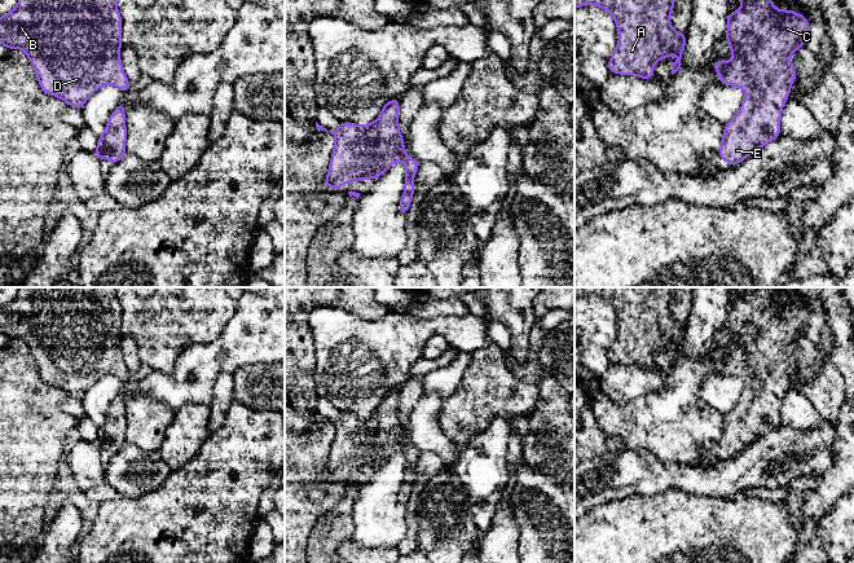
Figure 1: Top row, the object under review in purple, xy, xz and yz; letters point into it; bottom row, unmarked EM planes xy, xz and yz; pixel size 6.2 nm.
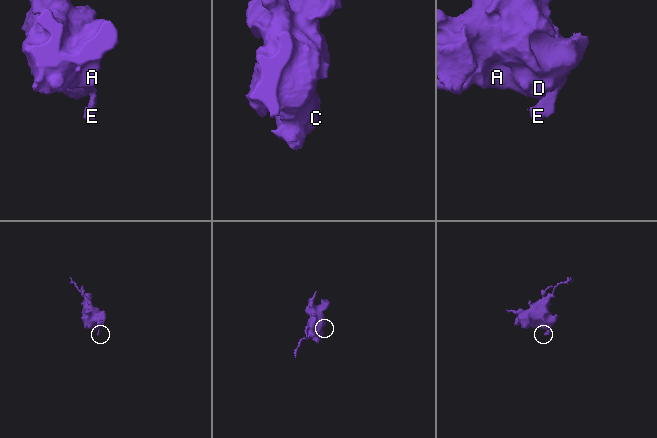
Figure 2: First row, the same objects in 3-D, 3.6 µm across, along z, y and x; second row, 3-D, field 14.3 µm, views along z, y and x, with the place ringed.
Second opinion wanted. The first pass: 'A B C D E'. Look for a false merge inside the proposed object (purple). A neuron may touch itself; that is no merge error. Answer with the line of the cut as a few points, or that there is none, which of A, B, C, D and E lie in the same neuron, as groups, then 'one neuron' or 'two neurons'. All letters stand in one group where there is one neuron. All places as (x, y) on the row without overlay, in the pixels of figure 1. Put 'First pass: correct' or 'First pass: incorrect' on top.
First pass: correct
no cut | A B C D E | one neuron

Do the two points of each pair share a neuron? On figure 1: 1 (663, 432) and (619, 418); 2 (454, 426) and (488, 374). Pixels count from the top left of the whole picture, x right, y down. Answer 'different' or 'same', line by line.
1: same
2: same

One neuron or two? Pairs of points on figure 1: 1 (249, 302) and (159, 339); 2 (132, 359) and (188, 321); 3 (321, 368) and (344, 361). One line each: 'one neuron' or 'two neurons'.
1: two neurons
2: two neurons
3: one neuron

